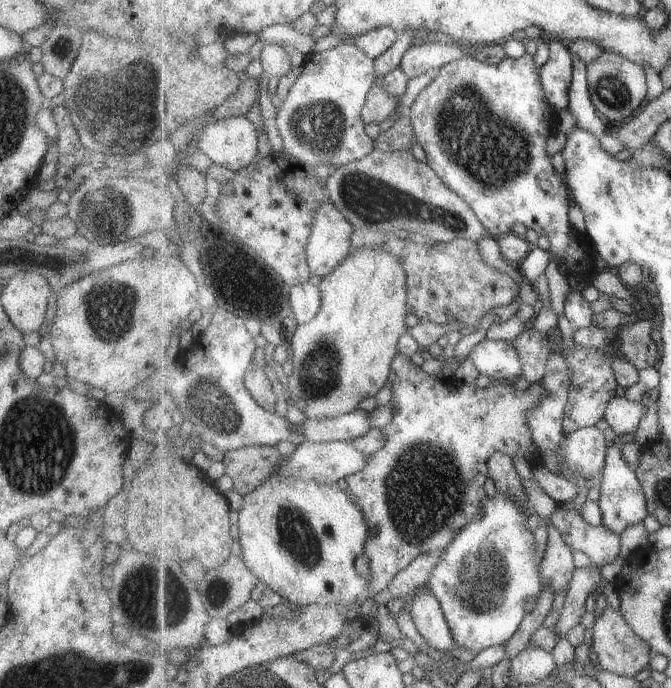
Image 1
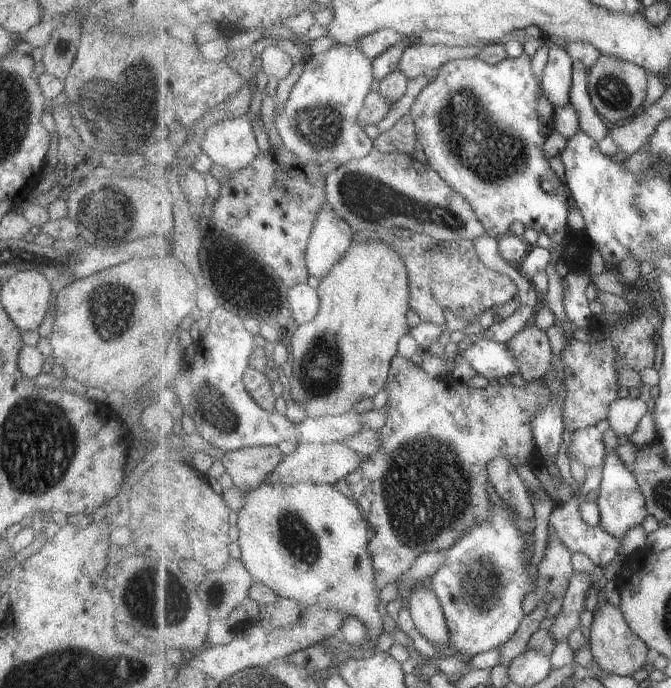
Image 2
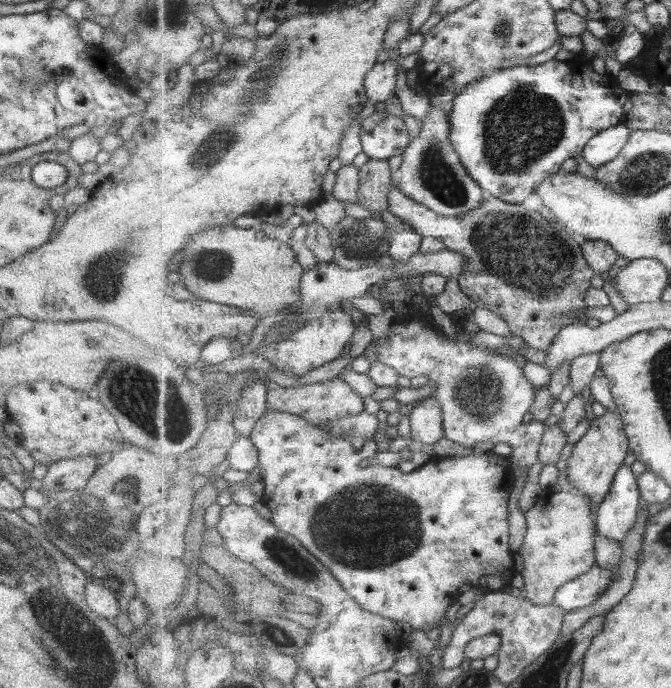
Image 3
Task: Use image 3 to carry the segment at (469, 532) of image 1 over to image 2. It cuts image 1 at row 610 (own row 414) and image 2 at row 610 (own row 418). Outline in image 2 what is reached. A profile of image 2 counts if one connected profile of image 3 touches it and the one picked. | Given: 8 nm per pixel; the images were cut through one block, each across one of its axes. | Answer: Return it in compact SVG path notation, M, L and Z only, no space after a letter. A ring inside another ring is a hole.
M505 501L504 503L507 508L492 505L490 507L492 515L488 520L473 527L448 550L447 562L443 563L429 580L428 584L433 586L444 608L450 630L449 647L453 650L453 656L456 651L473 657L481 652L502 647L521 626L527 614L524 602L527 596L534 593L538 587L537 572L535 577L531 578L529 560L532 556L528 552L528 546L533 541L531 534L523 533L519 528L515 528L515 520L521 517L521 514L516 512L515 507L511 507Z

